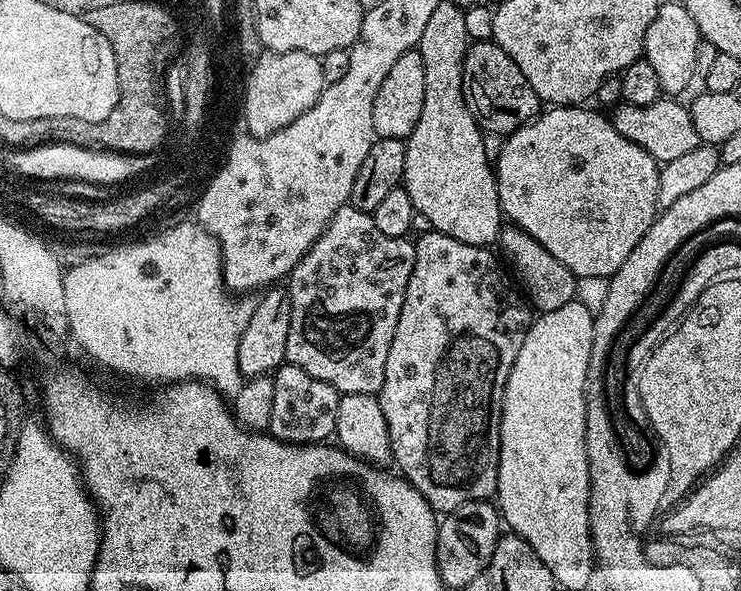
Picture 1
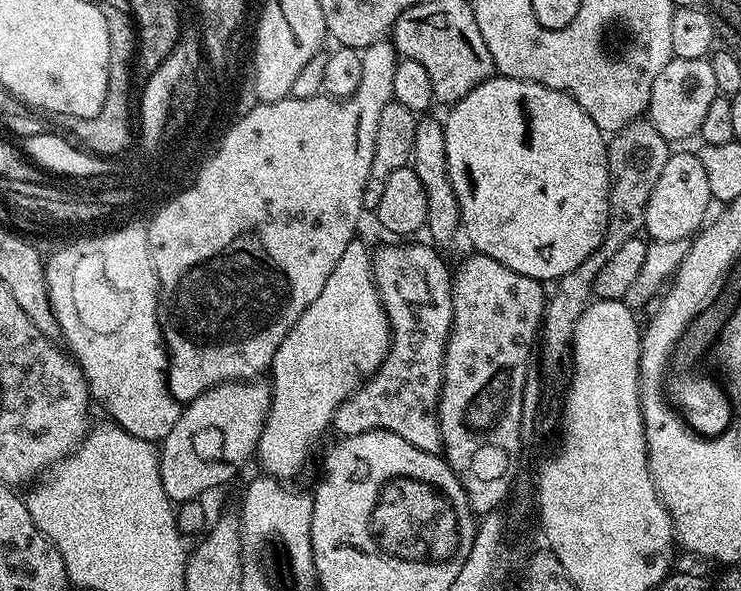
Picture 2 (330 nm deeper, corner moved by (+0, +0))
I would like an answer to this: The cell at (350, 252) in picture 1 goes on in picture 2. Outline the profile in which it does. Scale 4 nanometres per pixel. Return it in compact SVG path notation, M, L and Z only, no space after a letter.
M392 243L396 244L384 244L372 253L372 277L388 315L392 345L380 369L338 406L331 431L343 438L386 430L406 438L418 450L439 453L442 434L438 406L444 381L444 355L452 329L452 276L431 243Z

